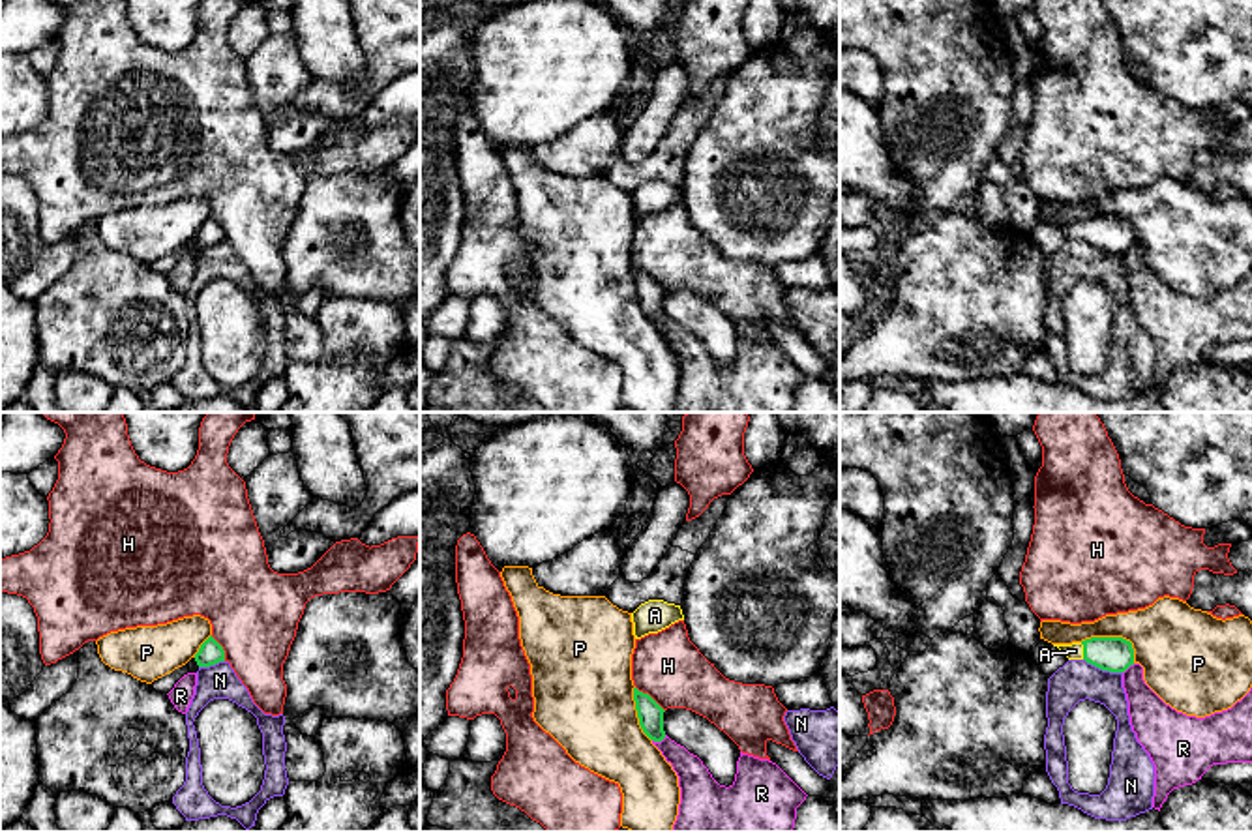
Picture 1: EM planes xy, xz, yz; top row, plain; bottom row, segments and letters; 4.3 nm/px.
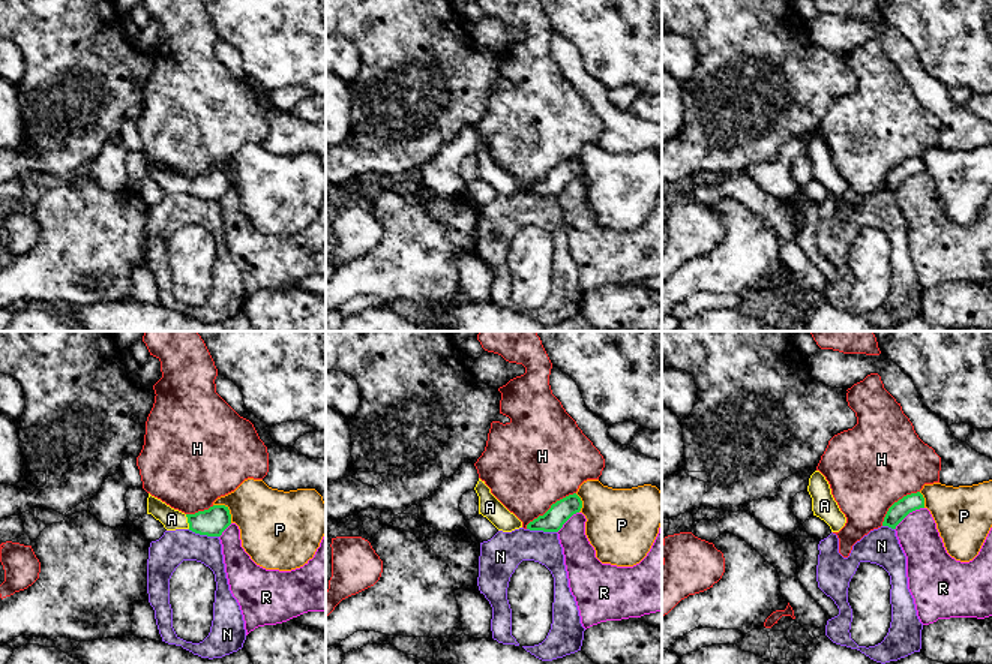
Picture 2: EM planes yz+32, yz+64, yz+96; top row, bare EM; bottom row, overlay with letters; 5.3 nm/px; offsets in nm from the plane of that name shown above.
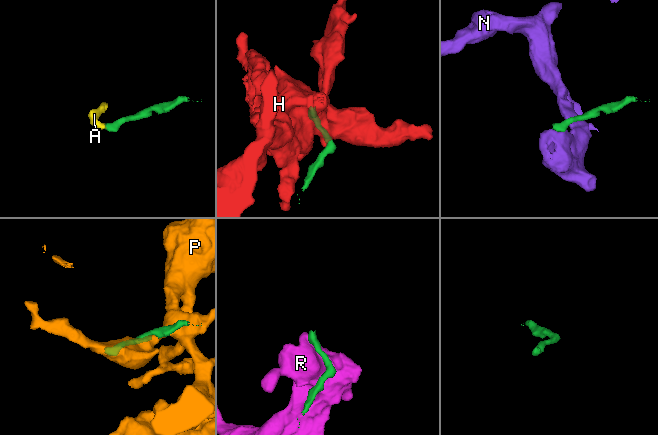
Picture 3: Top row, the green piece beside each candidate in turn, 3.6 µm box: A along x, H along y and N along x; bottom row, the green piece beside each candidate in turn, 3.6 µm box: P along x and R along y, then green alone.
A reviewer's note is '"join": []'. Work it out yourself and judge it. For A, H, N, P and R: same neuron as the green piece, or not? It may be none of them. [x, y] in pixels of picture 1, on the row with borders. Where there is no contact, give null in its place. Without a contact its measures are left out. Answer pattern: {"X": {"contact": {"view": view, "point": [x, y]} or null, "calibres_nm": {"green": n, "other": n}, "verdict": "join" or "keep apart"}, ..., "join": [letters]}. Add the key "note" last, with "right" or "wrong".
{"A": {"contact": {"view": "yz", "point": [1084, 651]}, "calibres_nm": {"green": 160, "other": 70}, "verdict": "join"}, "H": {"contact": {"view": "xz", "point": [651, 698]}, "calibres_nm": {"green": 110, "other": 300}, "verdict": "keep apart"}, "N": {"contact": {"view": "yz", "point": [1102, 669]}, "calibres_nm": {"green": 160, "other": 180}, "verdict": "keep apart"}, "P": {"contact": {"view": "yz", "point": [1116, 638]}, "calibres_nm": {"green": 160, "other": 340}, "verdict": "keep apart"}, "R": {"contact": {"view": "xz", "point": [658, 741]}, "calibres_nm": {"green": 110, "other": 150}, "verdict": "keep apart"}, "join": ["A"], "note": "wrong"}

